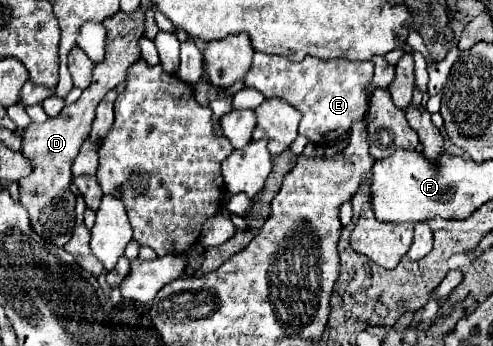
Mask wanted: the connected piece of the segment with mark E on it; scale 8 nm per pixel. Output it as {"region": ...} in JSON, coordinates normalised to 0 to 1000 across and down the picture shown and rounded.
{"region":[[[517,156],[505,225],[497,225],[497,254],[525,260],[538,283],[566,277],[602,312],[615,341],[606,358],[606,387],[627,410],[667,416],[684,399],[708,387],[716,353],[732,347],[744,324],[748,249],[757,237],[757,179],[753,173],[704,173],[704,168],[635,168],[623,162],[615,179],[590,179],[562,156]]]}

